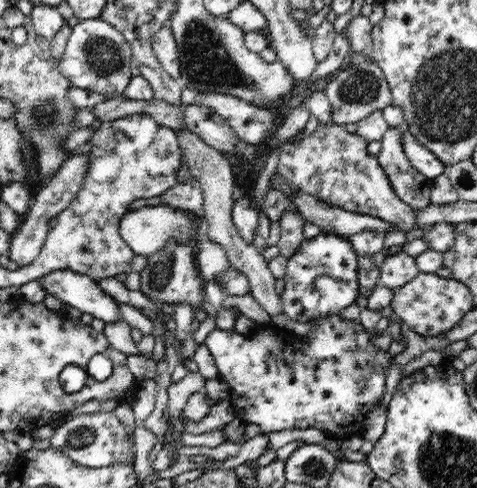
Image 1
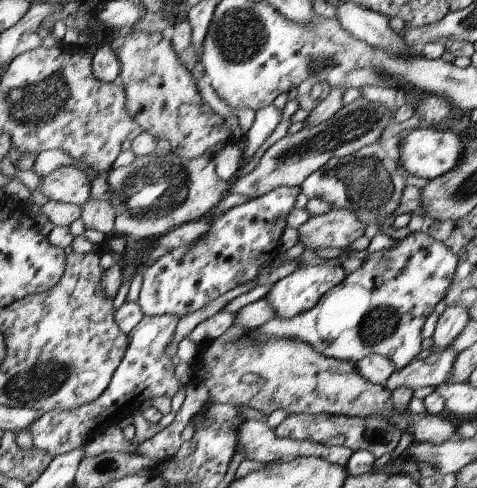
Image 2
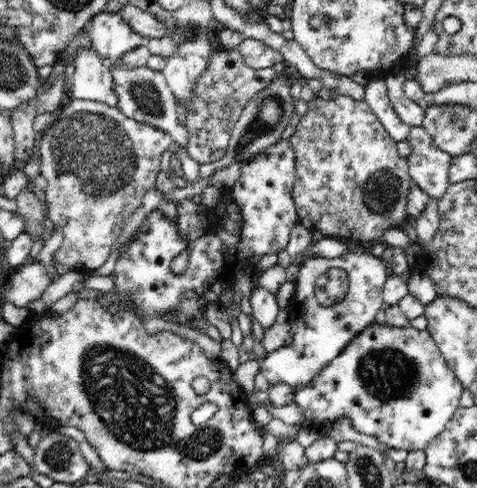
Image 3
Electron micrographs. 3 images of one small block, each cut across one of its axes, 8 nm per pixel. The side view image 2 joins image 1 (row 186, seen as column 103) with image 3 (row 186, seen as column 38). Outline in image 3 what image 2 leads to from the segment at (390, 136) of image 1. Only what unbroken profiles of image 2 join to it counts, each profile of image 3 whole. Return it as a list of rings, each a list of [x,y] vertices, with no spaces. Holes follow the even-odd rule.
[[[414,126],[408,142],[412,144],[412,154],[406,160],[412,182],[418,184],[422,192],[430,194],[430,198],[442,200],[452,184],[448,176],[454,156],[440,150],[424,126]]]

